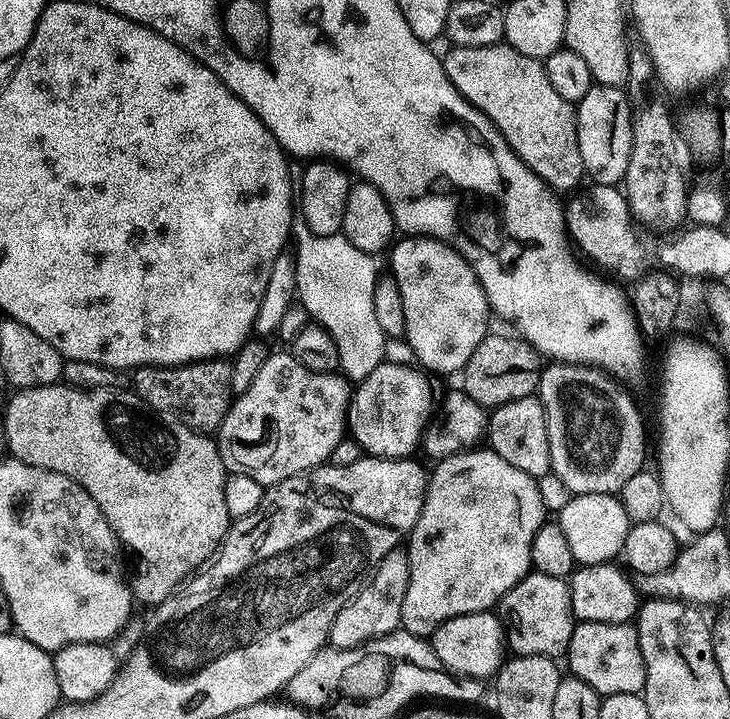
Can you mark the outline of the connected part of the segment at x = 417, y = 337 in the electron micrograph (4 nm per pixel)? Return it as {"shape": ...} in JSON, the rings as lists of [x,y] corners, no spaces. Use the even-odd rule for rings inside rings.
{"shape":[[[405,235],[400,239],[390,248],[390,274],[402,294],[403,339],[410,342],[417,361],[429,373],[463,373],[466,362],[470,362],[470,354],[478,350],[478,342],[490,332],[486,294],[472,266],[451,244],[429,236]]]}

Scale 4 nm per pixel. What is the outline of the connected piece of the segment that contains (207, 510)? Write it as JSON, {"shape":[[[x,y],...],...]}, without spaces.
{"shape":[[[57,382],[50,386],[41,388],[25,388],[15,393],[16,397],[8,404],[8,409],[4,412],[4,436],[8,439],[8,448],[13,457],[21,460],[24,464],[38,466],[46,470],[54,470],[58,474],[66,474],[90,498],[100,505],[100,512],[106,518],[109,527],[112,528],[113,535],[121,545],[124,544],[130,551],[136,552],[136,556],[141,560],[140,573],[130,580],[130,589],[133,597],[140,600],[147,606],[161,604],[167,600],[173,592],[177,591],[195,573],[203,569],[205,565],[213,559],[214,553],[224,542],[224,537],[228,535],[230,527],[230,517],[226,510],[226,494],[224,493],[224,463],[220,457],[220,449],[217,441],[211,435],[203,432],[196,432],[193,428],[188,428],[184,424],[173,424],[164,419],[156,412],[148,409],[143,402],[134,394],[122,394],[119,388],[73,388],[63,382]]]}

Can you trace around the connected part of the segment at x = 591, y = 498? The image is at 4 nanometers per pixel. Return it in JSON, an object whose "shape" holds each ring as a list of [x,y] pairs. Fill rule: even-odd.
{"shape":[[[616,494],[573,495],[572,500],[566,502],[566,506],[562,506],[562,510],[558,513],[558,523],[566,533],[570,551],[580,566],[615,561],[623,553],[630,527],[626,510],[619,495]]]}

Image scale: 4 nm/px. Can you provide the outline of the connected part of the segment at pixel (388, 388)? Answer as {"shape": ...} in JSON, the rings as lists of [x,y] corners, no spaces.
{"shape":[[[382,362],[355,385],[348,422],[351,435],[356,435],[355,443],[367,455],[379,456],[381,460],[402,460],[421,447],[428,425],[434,420],[432,407],[438,404],[438,396],[436,400],[428,379],[427,371],[411,364]]]}

